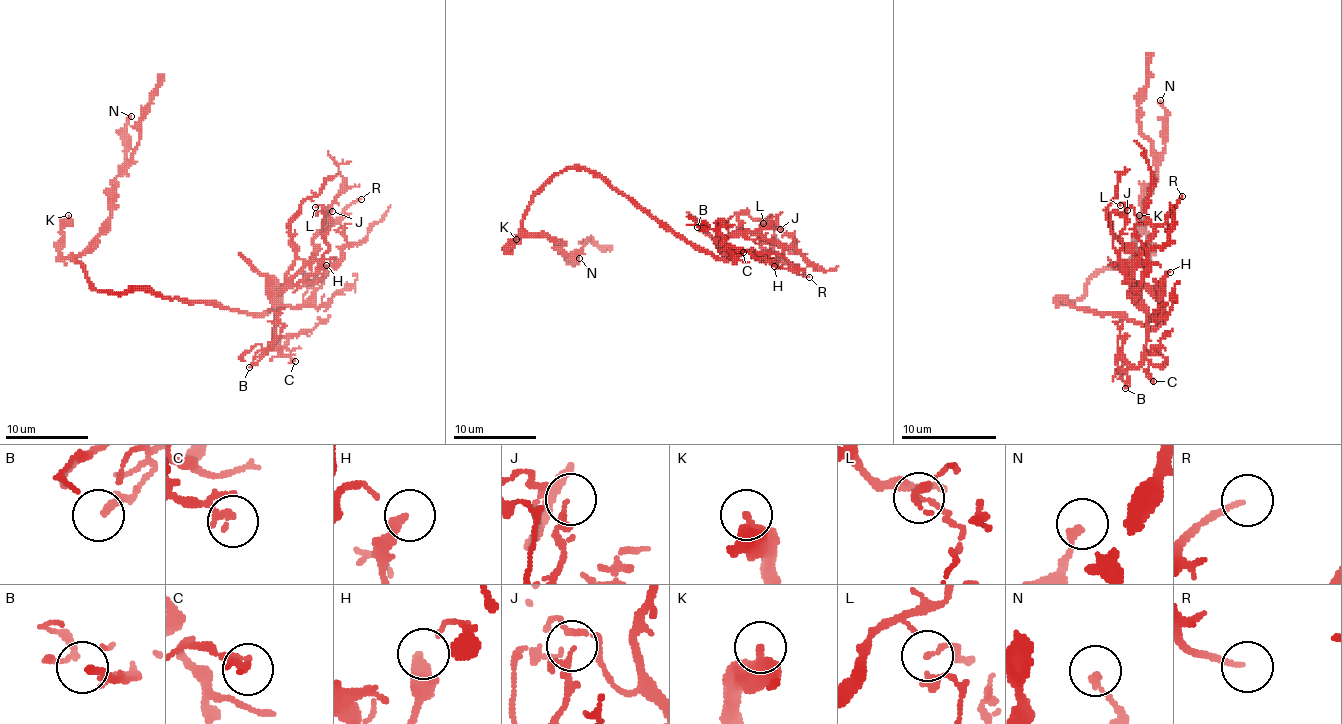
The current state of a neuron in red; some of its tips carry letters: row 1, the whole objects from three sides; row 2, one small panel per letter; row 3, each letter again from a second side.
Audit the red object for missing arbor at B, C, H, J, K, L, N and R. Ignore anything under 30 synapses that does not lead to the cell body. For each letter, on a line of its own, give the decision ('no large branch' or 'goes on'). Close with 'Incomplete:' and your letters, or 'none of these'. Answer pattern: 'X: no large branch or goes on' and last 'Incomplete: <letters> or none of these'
B: no large branch
C: no large branch
H: no large branch
J: no large branch
K: no large branch
L: no large branch
N: no large branch
R: no large branch
Incomplete: none of these

